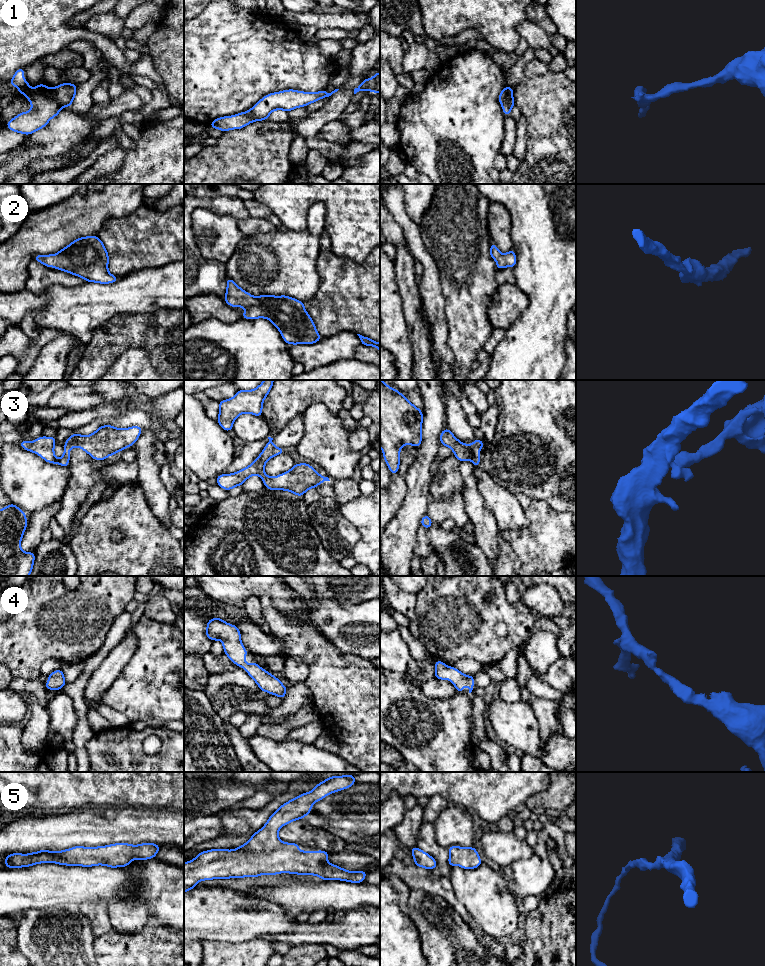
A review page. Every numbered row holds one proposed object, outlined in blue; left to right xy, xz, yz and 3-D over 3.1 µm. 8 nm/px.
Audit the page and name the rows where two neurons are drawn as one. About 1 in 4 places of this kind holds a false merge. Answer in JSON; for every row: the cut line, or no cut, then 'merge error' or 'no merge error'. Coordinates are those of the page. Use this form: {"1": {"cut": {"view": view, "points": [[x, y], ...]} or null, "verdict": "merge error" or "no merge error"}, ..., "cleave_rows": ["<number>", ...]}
{"1": {"cut": {"view": "xy", "points": [[51, 88], [53, 98], [60, 106]]}, "verdict": "merge error"}, "2": {"cut": null, "verdict": "no merge error"}, "3": {"cut": null, "verdict": "no merge error"}, "4": {"cut": null, "verdict": "no merge error"}, "5": {"cut": null, "verdict": "no merge error"}, "cleave_rows": ["1"]}

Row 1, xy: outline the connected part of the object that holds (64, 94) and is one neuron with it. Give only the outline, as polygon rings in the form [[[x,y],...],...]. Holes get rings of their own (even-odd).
[[[67,82],[52,88],[52,93],[59,106],[66,108],[73,103],[76,90],[77,85]]]

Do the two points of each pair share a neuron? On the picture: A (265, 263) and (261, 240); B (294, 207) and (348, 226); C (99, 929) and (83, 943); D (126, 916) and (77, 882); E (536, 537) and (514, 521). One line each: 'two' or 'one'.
A: one
B: one
C: two
D: two
E: two

